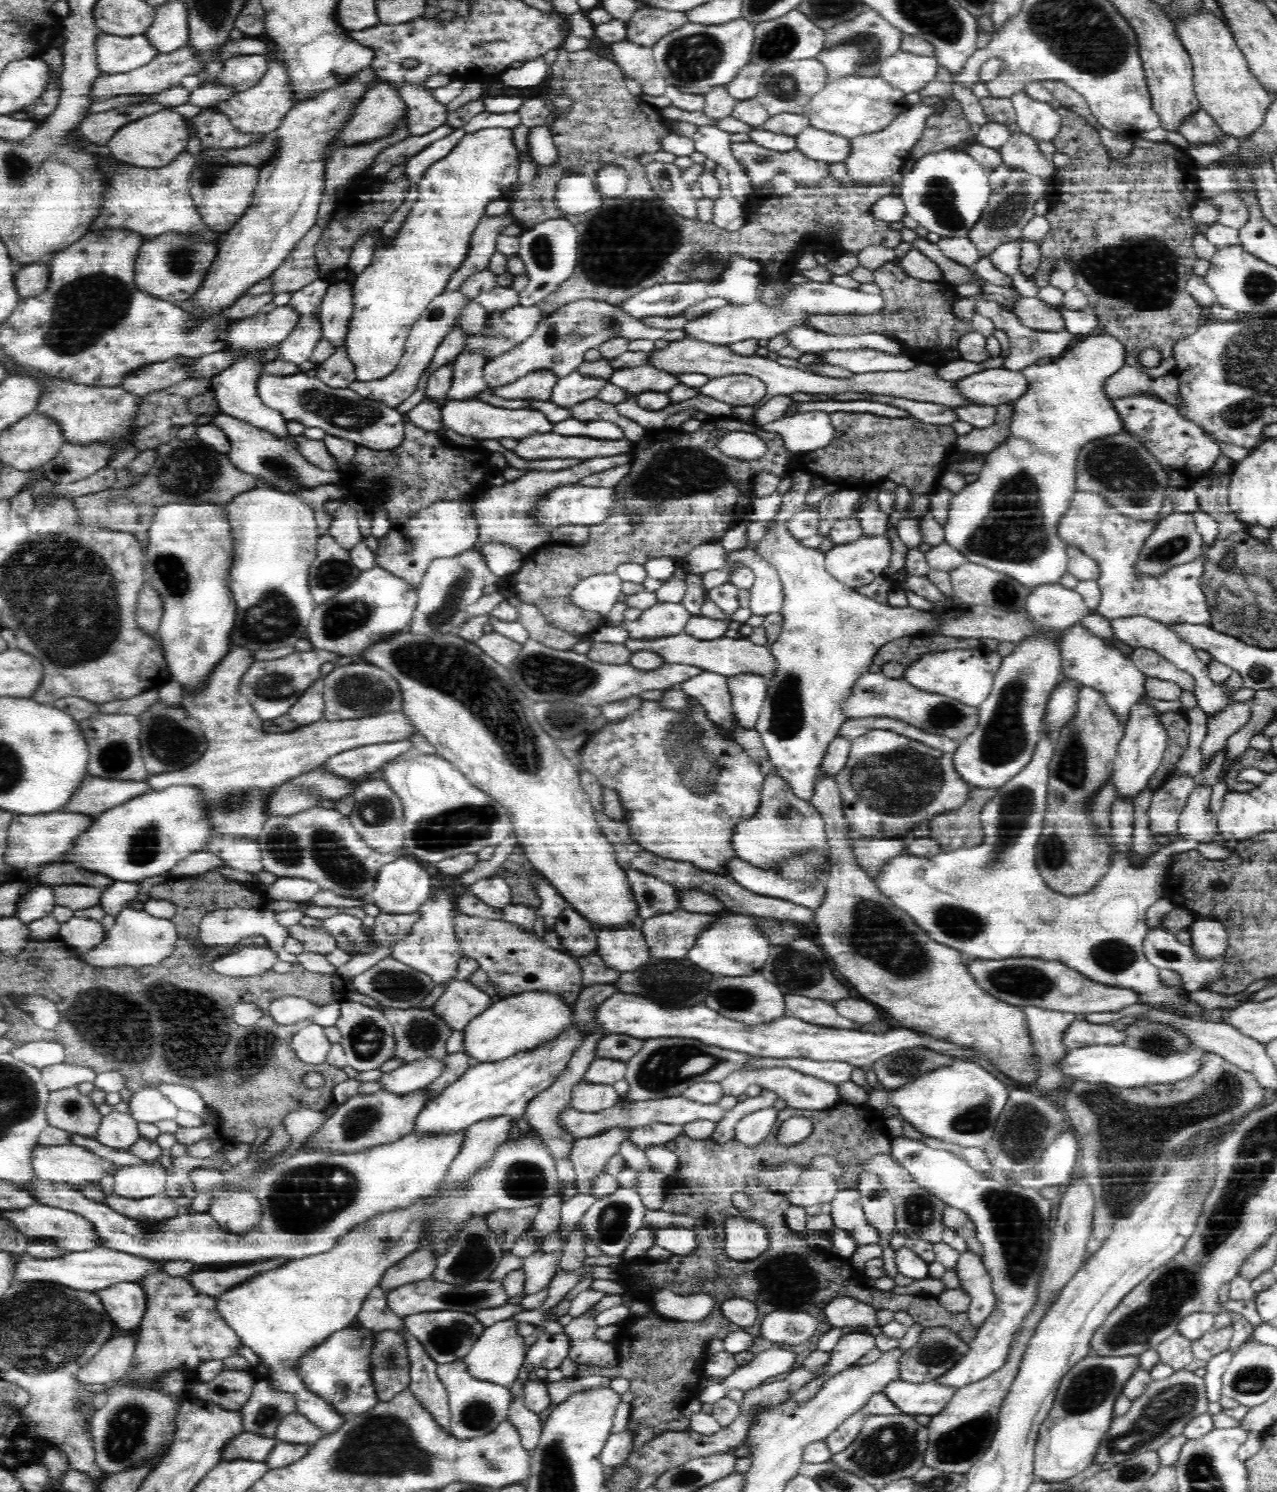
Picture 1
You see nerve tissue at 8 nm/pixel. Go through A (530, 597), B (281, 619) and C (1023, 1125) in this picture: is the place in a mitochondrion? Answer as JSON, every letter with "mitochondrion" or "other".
{"A":"other","B":"mitochondrion","C":"mitochondrion"}

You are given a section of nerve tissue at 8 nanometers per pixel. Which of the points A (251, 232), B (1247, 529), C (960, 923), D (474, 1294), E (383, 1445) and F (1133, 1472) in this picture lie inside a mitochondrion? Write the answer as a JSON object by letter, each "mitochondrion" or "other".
{"A":"other","B":"other","C":"mitochondrion","D":"mitochondrion","E":"mitochondrion","F":"mitochondrion"}

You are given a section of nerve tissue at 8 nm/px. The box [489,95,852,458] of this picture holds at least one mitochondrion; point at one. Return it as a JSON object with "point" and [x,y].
{"point":[646,230]}

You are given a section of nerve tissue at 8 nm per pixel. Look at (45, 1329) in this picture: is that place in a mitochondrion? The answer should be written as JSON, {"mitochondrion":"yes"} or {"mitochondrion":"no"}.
{"mitochondrion":"yes"}

